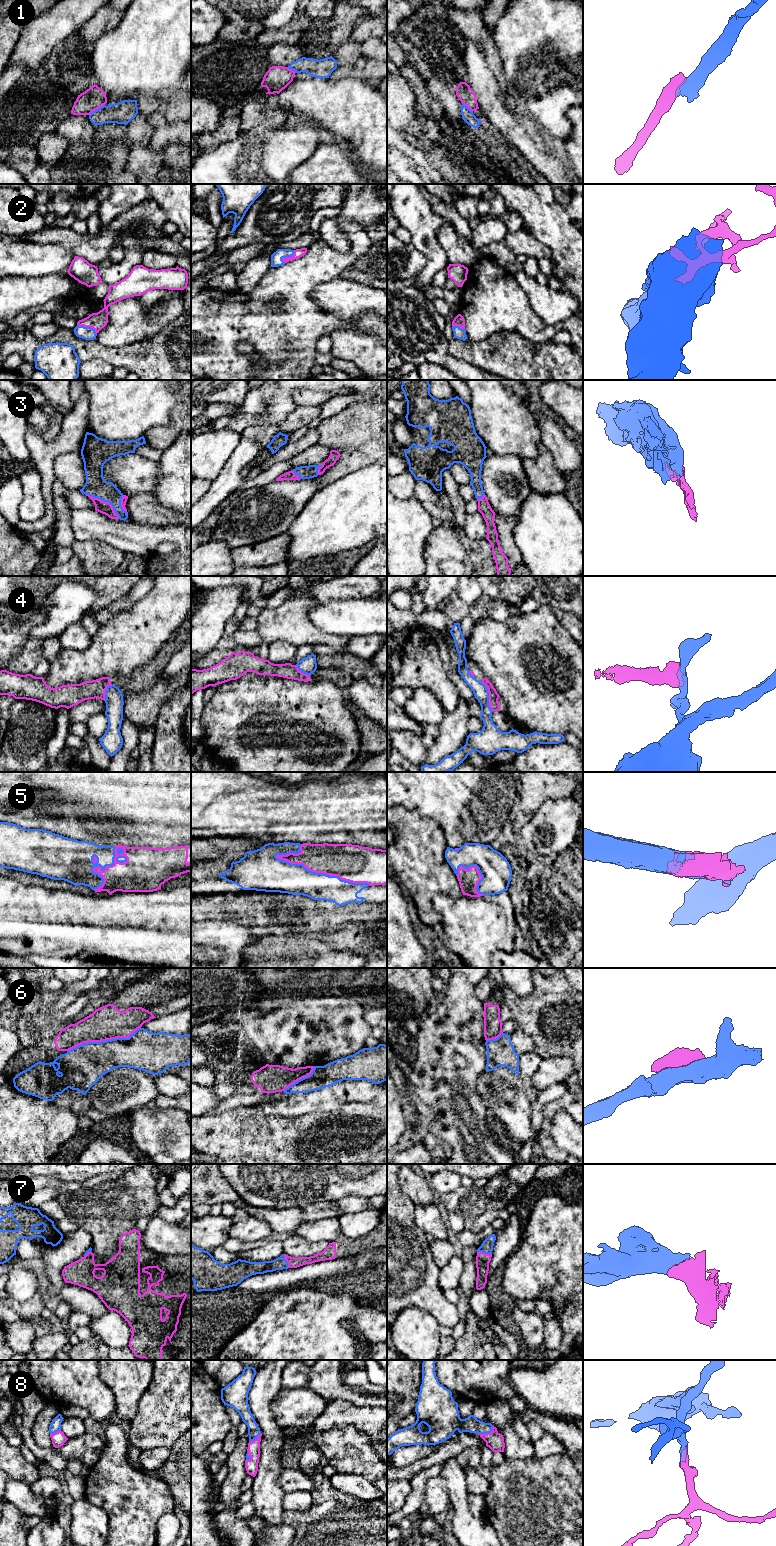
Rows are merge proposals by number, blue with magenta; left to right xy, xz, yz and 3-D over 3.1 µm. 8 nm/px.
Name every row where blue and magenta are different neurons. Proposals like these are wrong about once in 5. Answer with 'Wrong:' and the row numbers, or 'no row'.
Wrong: 1, 4, 6

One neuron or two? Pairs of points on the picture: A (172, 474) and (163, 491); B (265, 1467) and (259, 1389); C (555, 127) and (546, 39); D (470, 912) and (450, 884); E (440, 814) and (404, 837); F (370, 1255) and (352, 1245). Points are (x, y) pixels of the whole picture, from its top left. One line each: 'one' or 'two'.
A: one
B: one
C: one
D: two
E: two
F: two

